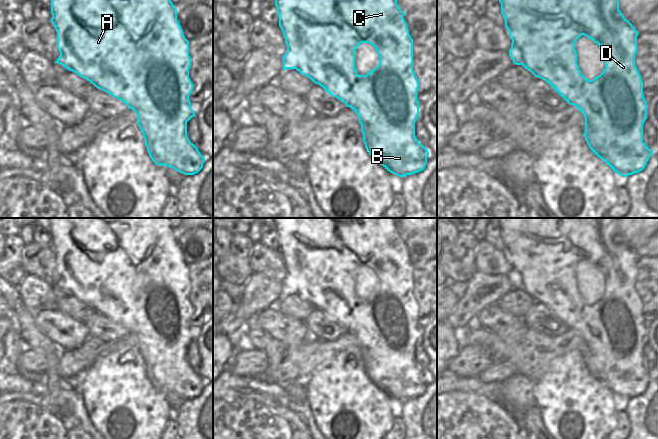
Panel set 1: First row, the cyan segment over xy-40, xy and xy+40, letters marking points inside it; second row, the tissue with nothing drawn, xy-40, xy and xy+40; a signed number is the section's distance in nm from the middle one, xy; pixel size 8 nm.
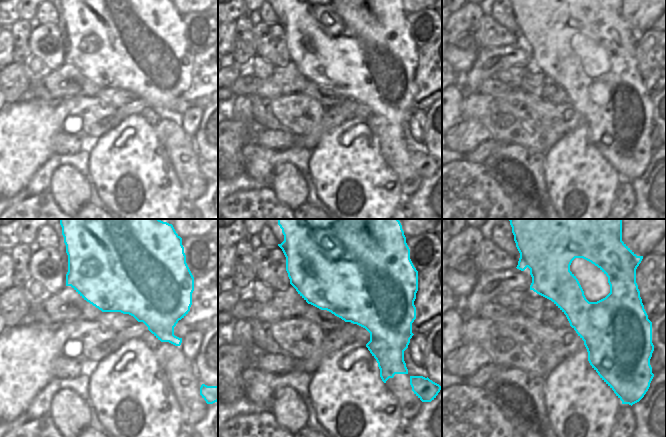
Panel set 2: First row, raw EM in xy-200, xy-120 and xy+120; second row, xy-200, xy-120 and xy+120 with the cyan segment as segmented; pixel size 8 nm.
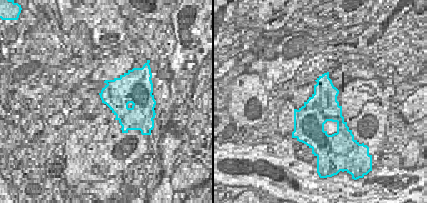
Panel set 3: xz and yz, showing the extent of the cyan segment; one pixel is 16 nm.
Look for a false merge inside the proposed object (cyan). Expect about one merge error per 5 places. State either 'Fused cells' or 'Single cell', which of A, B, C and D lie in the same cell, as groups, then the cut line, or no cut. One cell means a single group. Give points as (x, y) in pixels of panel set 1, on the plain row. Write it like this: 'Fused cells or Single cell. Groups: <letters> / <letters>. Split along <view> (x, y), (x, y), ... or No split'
Single cell. Groups: A B C D. No split

